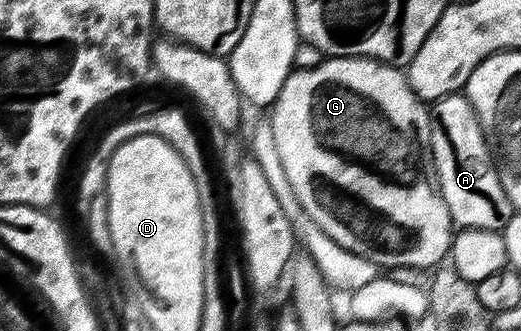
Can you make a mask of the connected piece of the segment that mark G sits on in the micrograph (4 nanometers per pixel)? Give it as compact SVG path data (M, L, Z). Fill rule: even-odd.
M329 57L321 59L318 65L310 69L294 68L289 78L283 83L277 100L271 106L268 114L271 131L274 133L275 149L279 153L279 160L286 171L287 179L298 196L303 210L323 229L327 236L341 245L348 252L371 260L378 267L384 265L410 265L413 269L432 270L446 260L450 252L455 226L451 215L447 211L447 203L437 185L437 172L429 155L429 123L430 110L426 102L415 95L409 86L409 78L396 65L387 65L384 61L374 61L371 57Z

